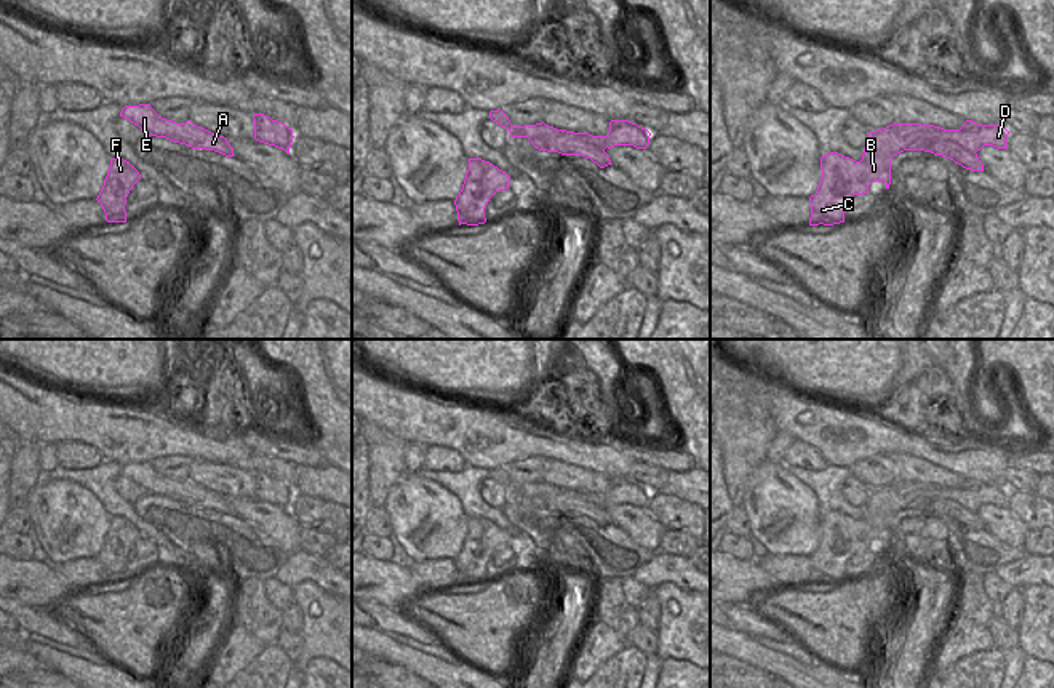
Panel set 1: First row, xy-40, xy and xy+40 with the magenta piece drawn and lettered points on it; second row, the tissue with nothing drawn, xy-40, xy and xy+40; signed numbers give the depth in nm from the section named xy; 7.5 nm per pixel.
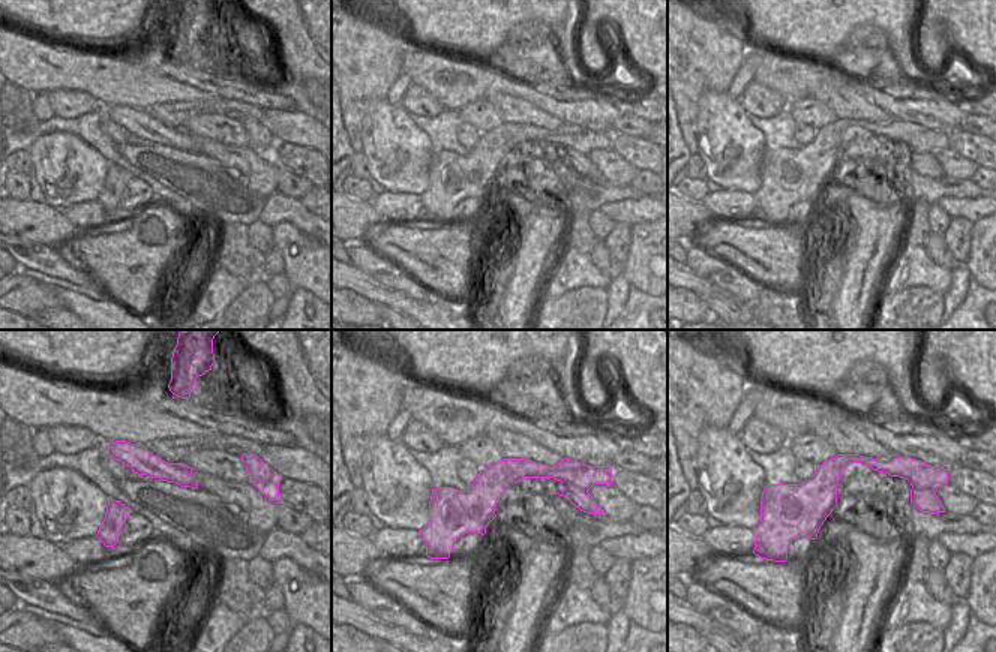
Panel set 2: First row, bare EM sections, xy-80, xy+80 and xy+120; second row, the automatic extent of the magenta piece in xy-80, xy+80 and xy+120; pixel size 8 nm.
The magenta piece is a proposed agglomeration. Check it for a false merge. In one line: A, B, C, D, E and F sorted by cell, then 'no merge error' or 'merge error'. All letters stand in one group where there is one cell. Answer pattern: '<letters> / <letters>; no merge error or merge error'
A E / B C D F; merge error

